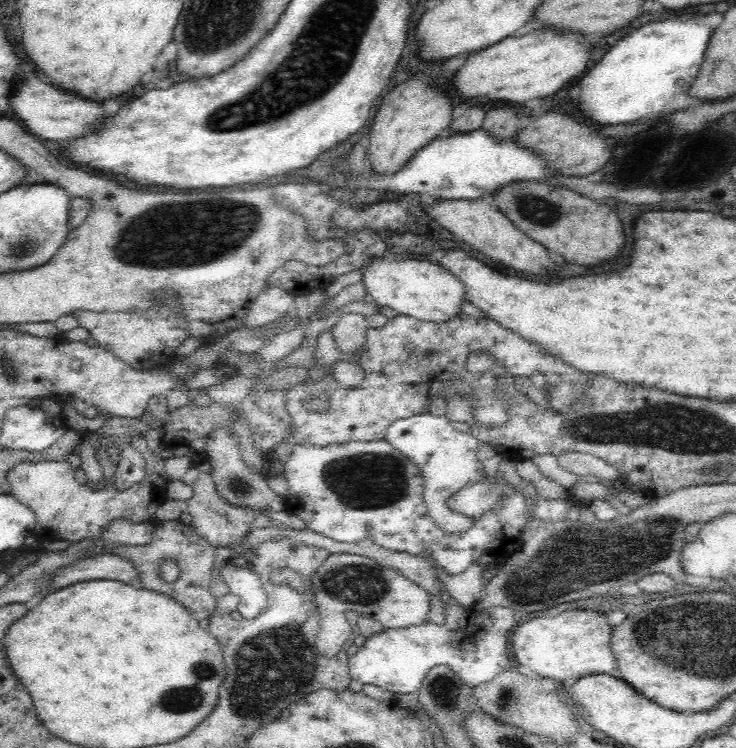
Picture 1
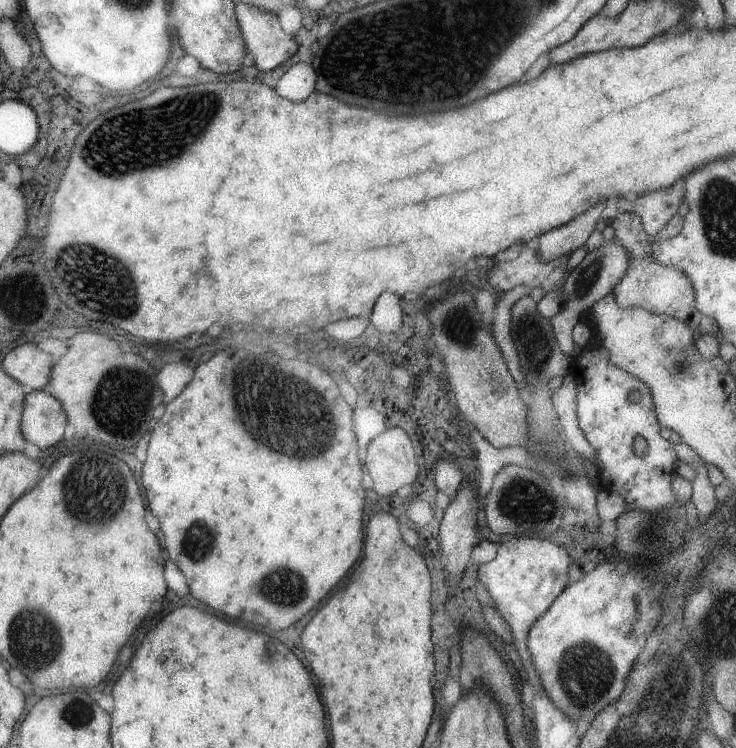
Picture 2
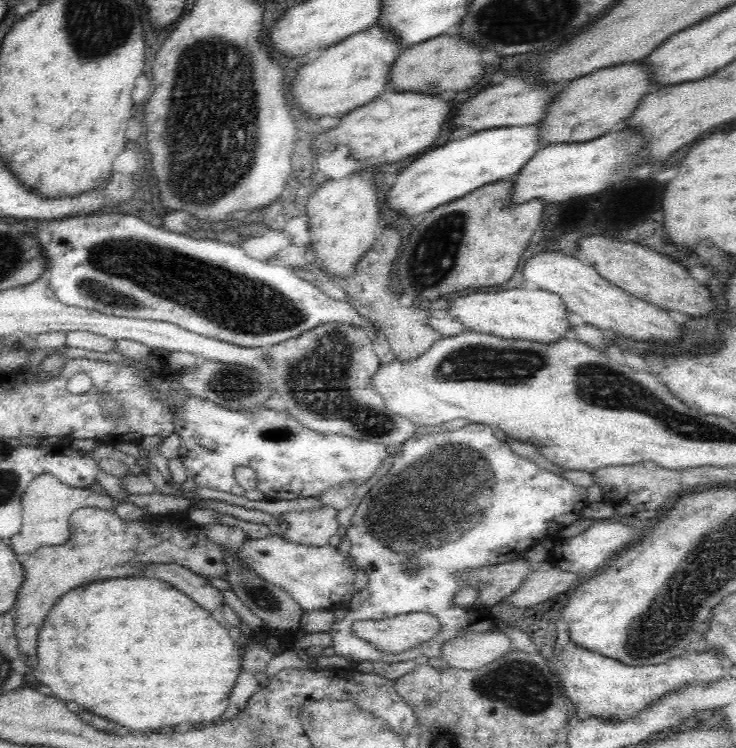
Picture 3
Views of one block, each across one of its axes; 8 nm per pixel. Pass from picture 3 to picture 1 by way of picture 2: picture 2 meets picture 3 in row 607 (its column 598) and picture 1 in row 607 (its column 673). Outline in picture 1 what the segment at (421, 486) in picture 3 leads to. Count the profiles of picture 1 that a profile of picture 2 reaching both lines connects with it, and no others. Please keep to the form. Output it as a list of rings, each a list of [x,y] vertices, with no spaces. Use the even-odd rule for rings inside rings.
[[[455,602],[448,610],[445,625],[436,625],[432,622],[424,622],[410,628],[384,629],[380,634],[375,634],[359,647],[355,655],[348,658],[348,670],[351,680],[357,680],[360,684],[374,684],[384,690],[394,692],[398,697],[407,696],[409,692],[418,692],[424,675],[433,666],[446,665],[460,677],[466,686],[473,689],[483,682],[490,682],[503,670],[511,668],[508,665],[508,650],[506,644],[510,642],[512,626],[518,616],[510,608],[498,606],[488,612],[480,612],[474,604],[464,608]]]

